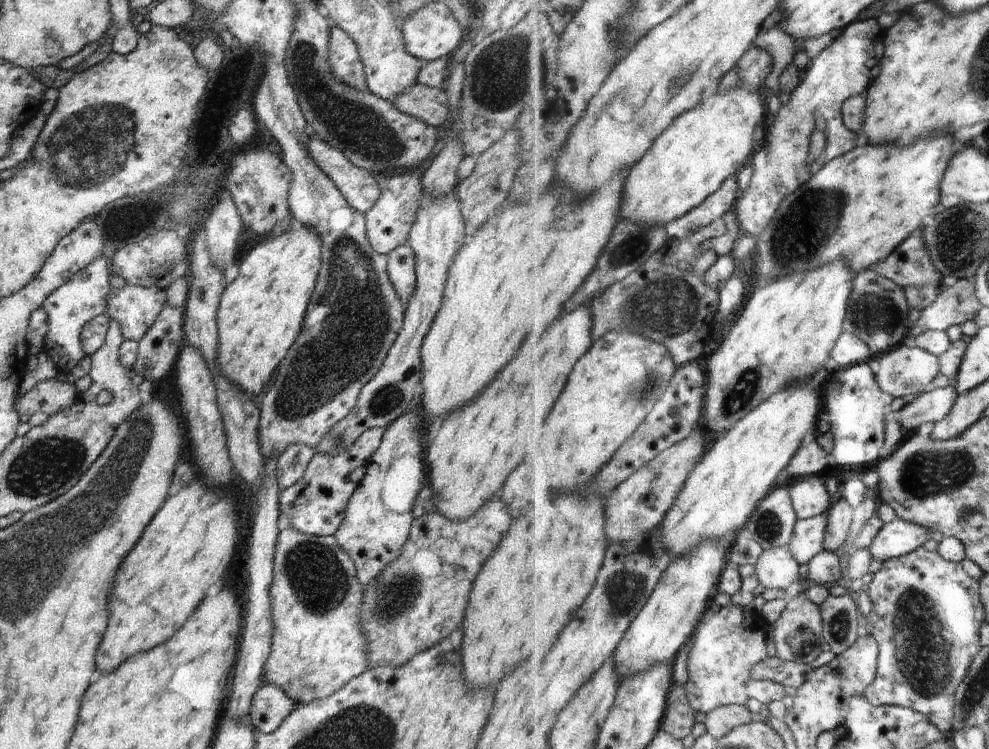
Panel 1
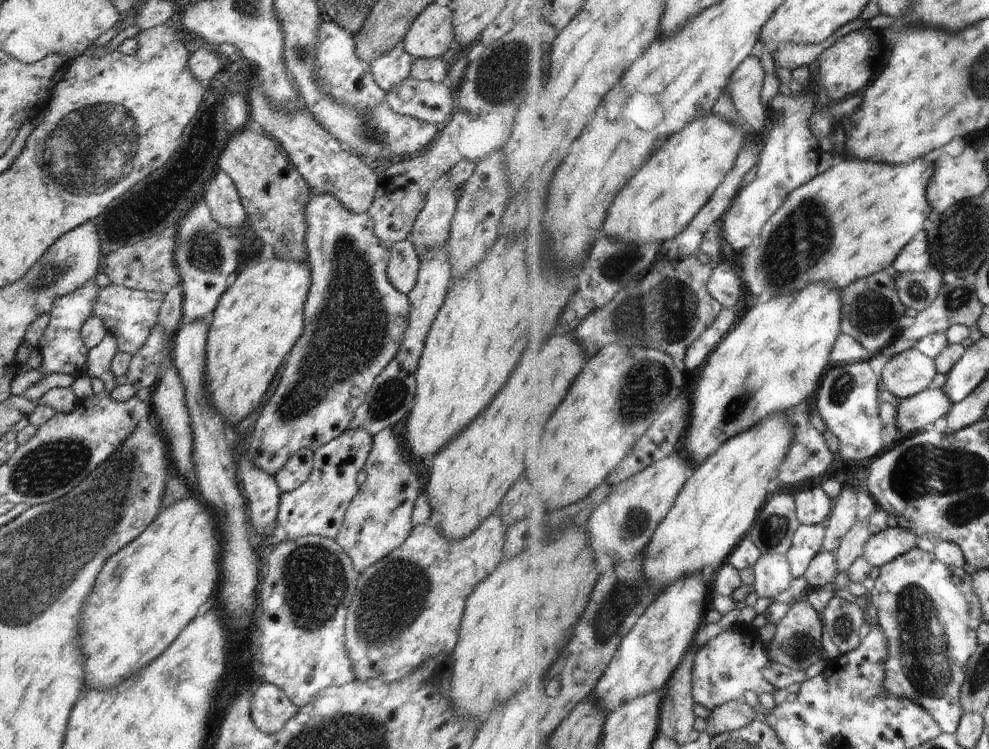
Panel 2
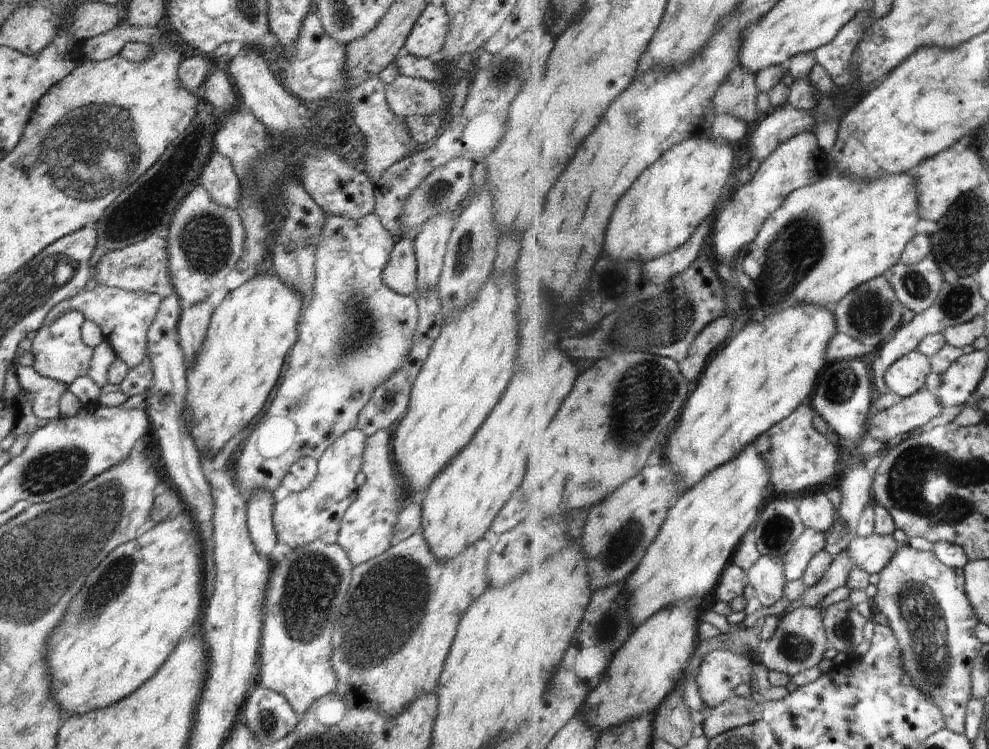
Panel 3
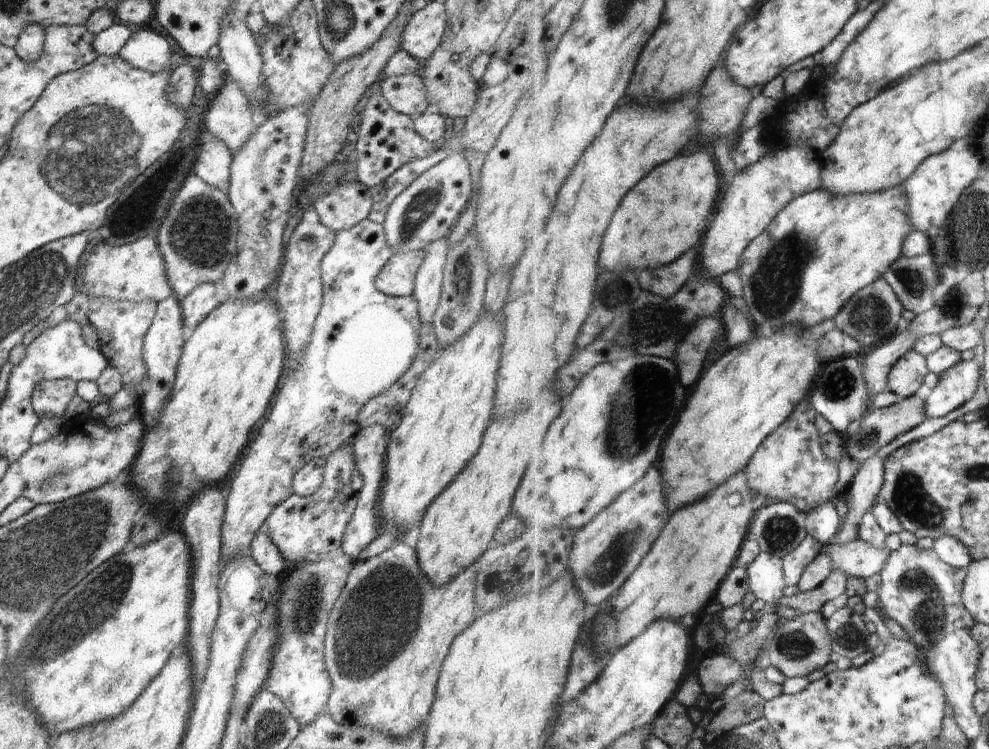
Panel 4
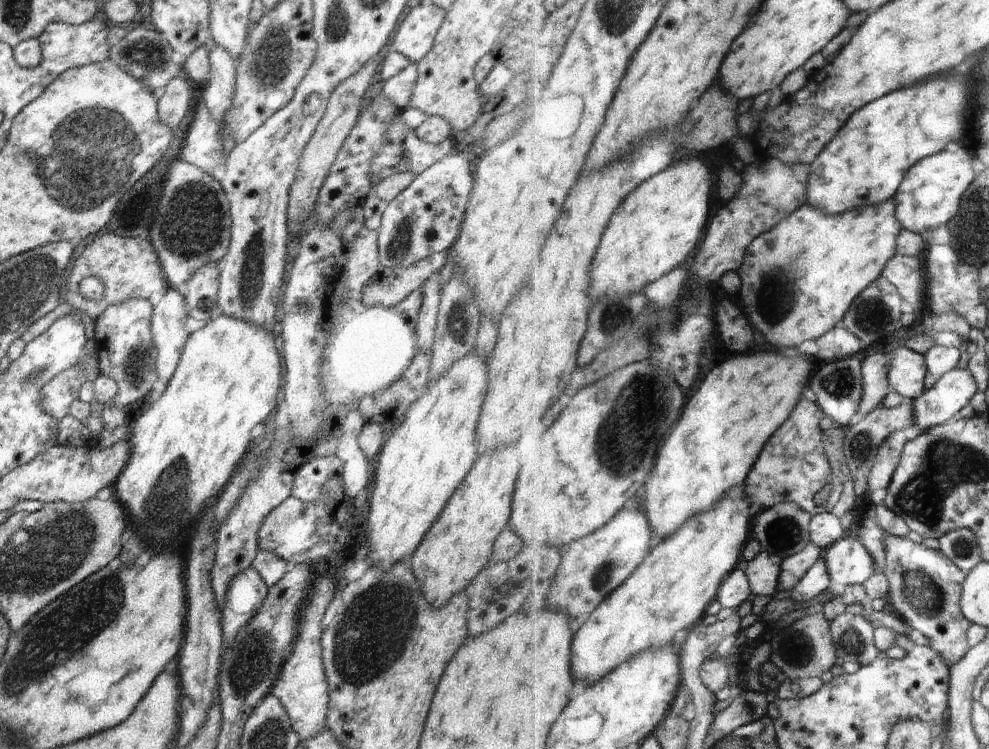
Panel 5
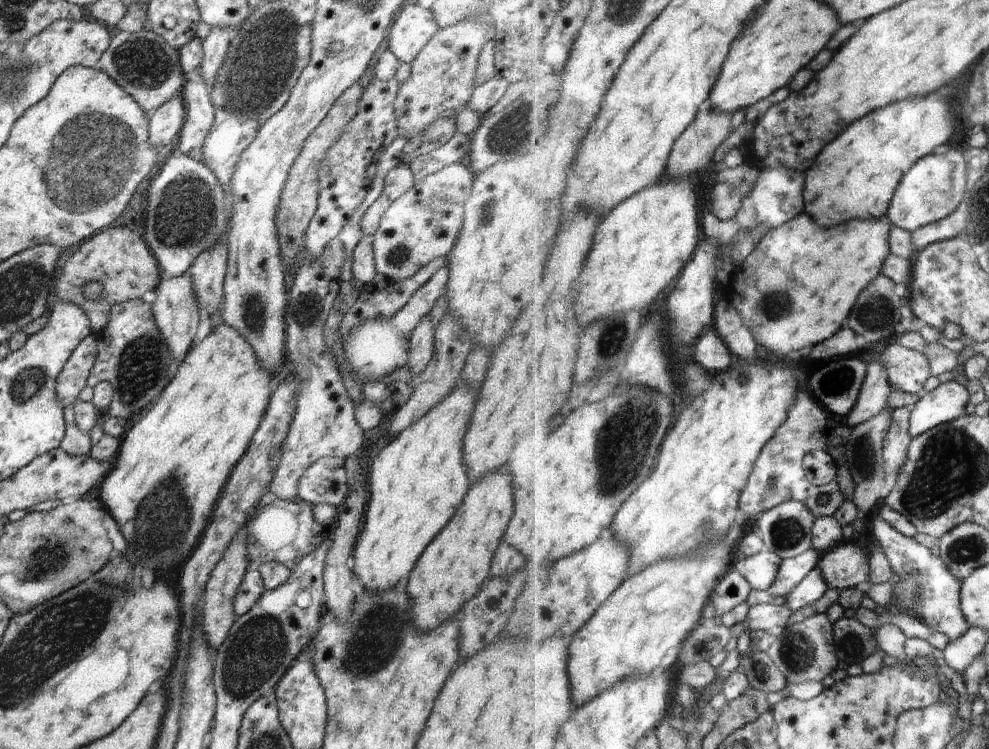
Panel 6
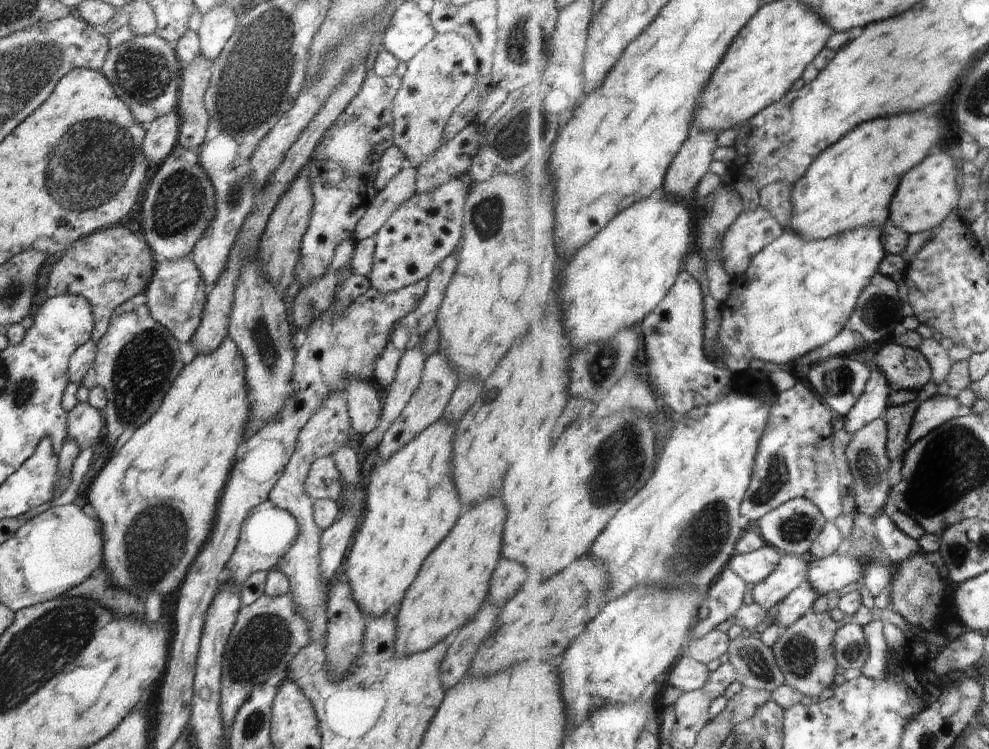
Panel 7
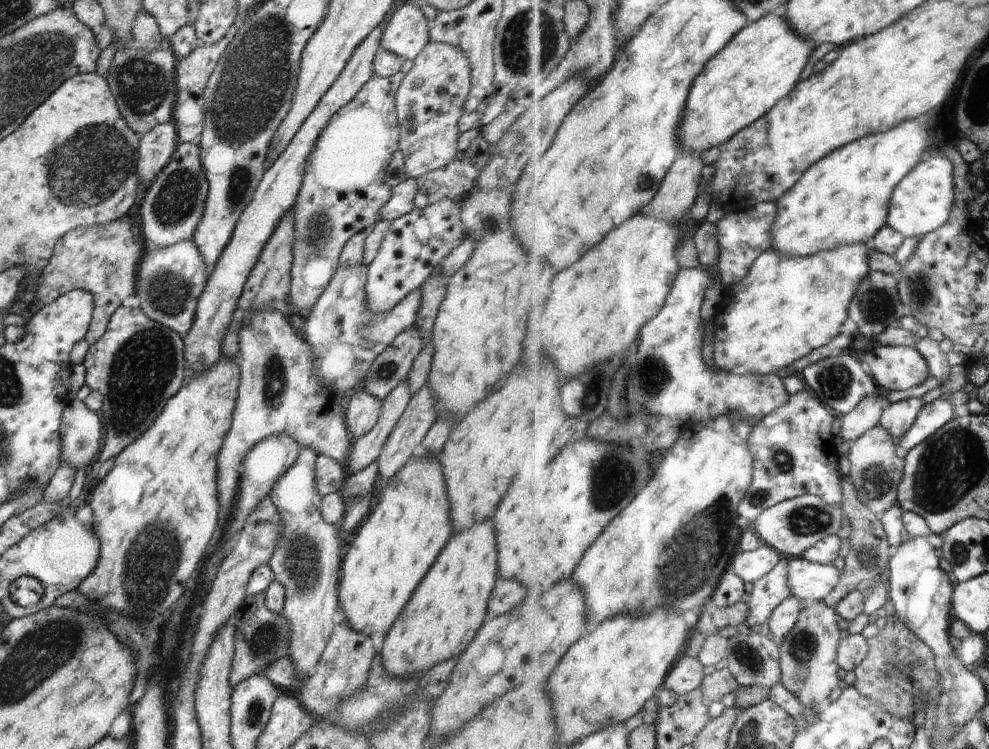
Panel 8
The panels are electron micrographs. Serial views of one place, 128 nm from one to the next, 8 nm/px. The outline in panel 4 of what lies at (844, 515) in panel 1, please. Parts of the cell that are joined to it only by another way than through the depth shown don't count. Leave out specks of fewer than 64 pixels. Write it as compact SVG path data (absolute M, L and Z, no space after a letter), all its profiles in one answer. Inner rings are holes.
M874 456L862 466L848 492L849 513L843 521L843 531L834 542L844 544L859 538L864 517L868 512L874 511L880 501L879 496L886 480L884 476L886 476L886 460L880 456Z

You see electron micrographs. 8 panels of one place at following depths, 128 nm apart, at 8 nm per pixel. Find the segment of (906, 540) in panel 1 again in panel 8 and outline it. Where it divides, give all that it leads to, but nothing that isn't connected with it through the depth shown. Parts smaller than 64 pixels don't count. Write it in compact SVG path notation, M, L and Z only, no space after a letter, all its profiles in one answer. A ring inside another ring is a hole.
M805 557L791 558L790 570L791 588L800 601L822 601L838 588L843 578L843 570L836 566L814 563Z

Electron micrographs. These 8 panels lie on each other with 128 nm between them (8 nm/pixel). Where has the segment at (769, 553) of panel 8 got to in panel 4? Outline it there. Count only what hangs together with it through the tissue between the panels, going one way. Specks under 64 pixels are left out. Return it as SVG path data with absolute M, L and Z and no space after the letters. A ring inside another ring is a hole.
M763 552L749 568L752 592L766 603L766 607L779 603L786 595L787 573L783 557Z

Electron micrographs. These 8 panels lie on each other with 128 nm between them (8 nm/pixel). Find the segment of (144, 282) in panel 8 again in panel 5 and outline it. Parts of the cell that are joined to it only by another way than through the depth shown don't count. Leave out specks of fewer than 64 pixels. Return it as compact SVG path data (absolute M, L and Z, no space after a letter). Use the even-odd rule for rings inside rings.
M170 286L160 302L153 307L150 328L156 344L156 373L164 384L168 384L174 374L182 349L190 336L186 330L190 316L184 297Z

